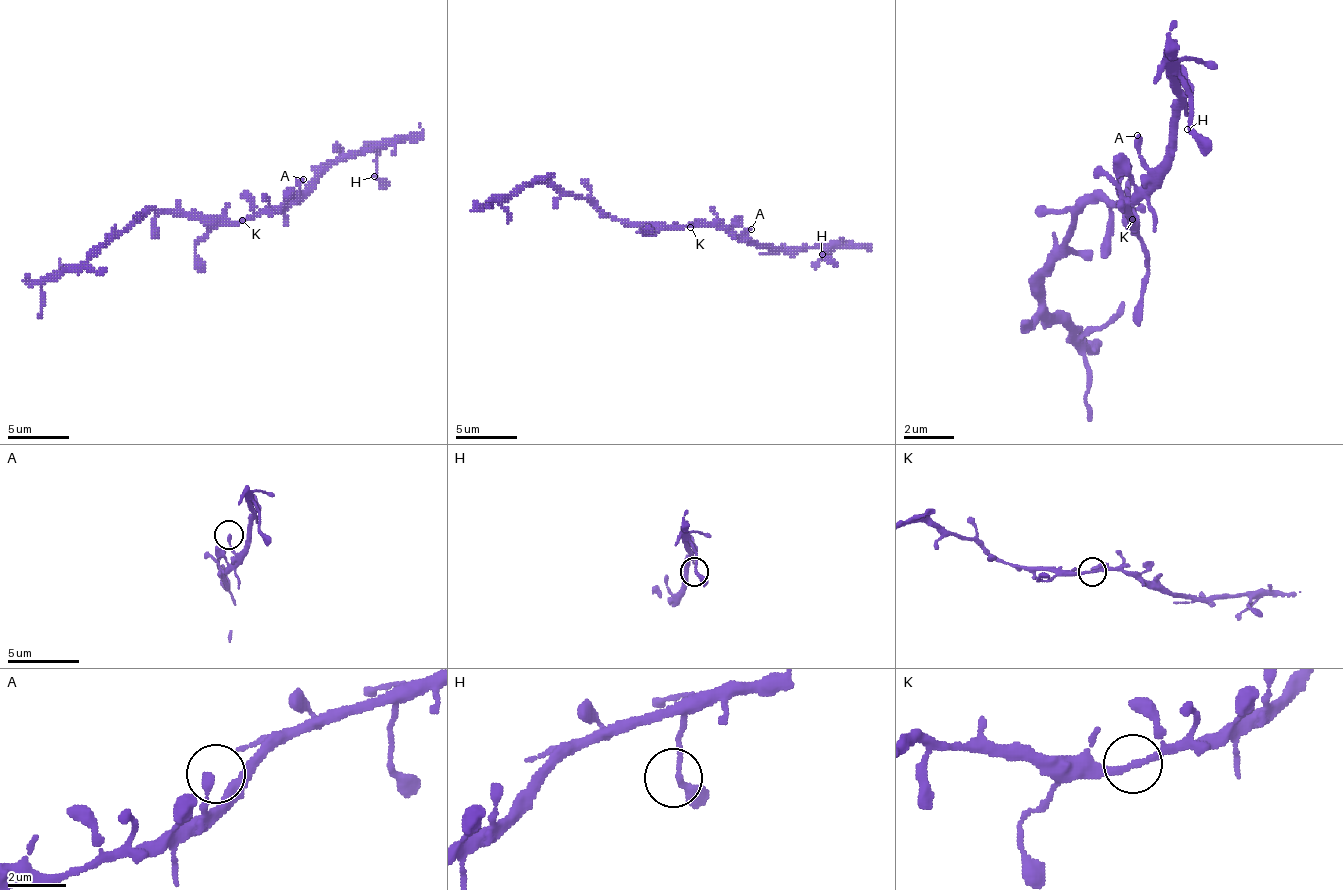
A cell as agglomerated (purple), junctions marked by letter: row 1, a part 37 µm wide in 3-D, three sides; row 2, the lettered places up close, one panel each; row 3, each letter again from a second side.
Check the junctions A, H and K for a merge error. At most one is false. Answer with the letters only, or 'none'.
none

